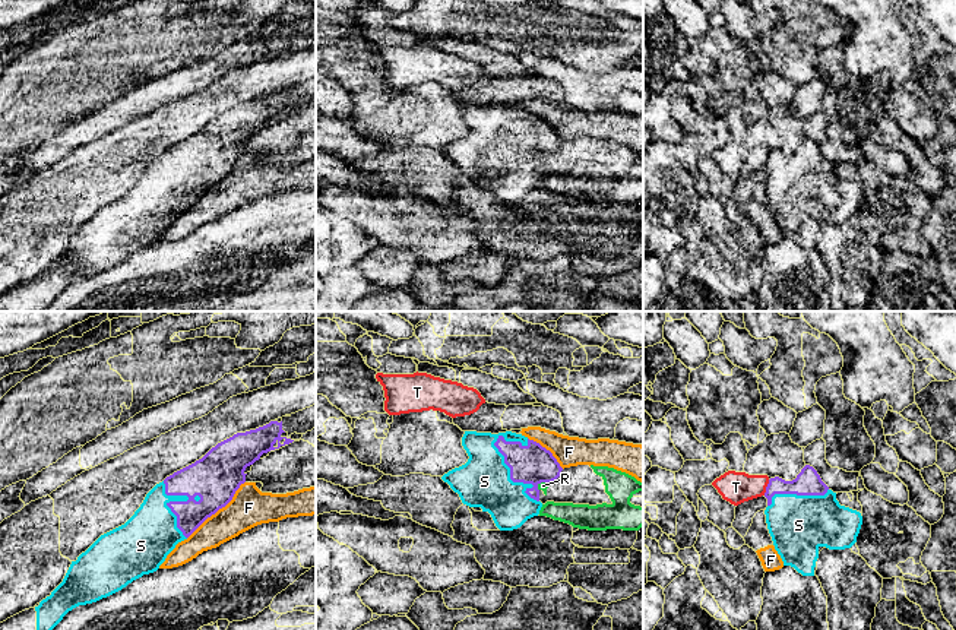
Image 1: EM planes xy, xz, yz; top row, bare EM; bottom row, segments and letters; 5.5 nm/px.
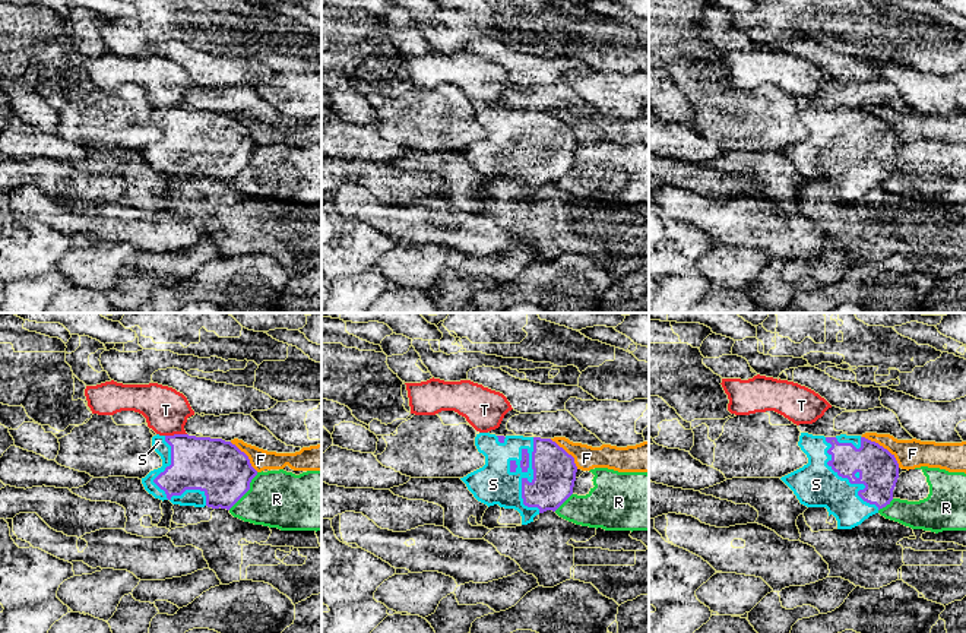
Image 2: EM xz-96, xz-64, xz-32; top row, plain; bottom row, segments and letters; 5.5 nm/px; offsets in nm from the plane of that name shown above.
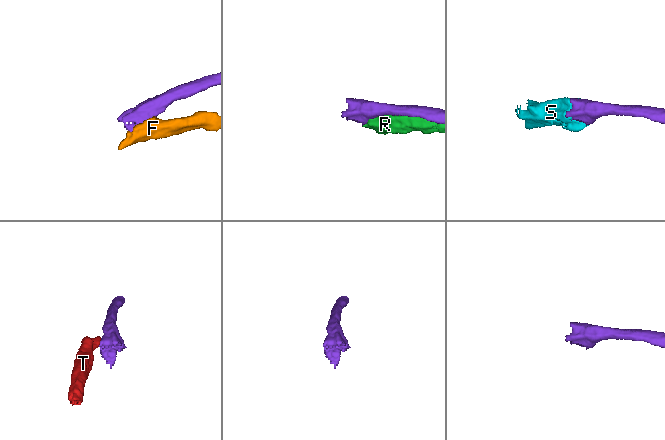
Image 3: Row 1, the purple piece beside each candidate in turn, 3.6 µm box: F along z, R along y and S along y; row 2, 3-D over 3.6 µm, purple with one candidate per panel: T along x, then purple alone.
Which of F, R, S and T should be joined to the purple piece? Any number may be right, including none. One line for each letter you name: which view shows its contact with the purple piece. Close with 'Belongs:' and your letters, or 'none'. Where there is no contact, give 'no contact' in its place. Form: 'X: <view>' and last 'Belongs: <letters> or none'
S: xz
Belongs: S

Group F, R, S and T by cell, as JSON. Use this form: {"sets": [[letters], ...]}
{"sets": [["F"], ["R"], ["S"], ["T"]]}

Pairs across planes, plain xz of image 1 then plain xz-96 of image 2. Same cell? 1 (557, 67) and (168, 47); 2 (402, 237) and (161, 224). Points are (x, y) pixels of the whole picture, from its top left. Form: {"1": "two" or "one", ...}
{"1": "two", "2": "one"}

